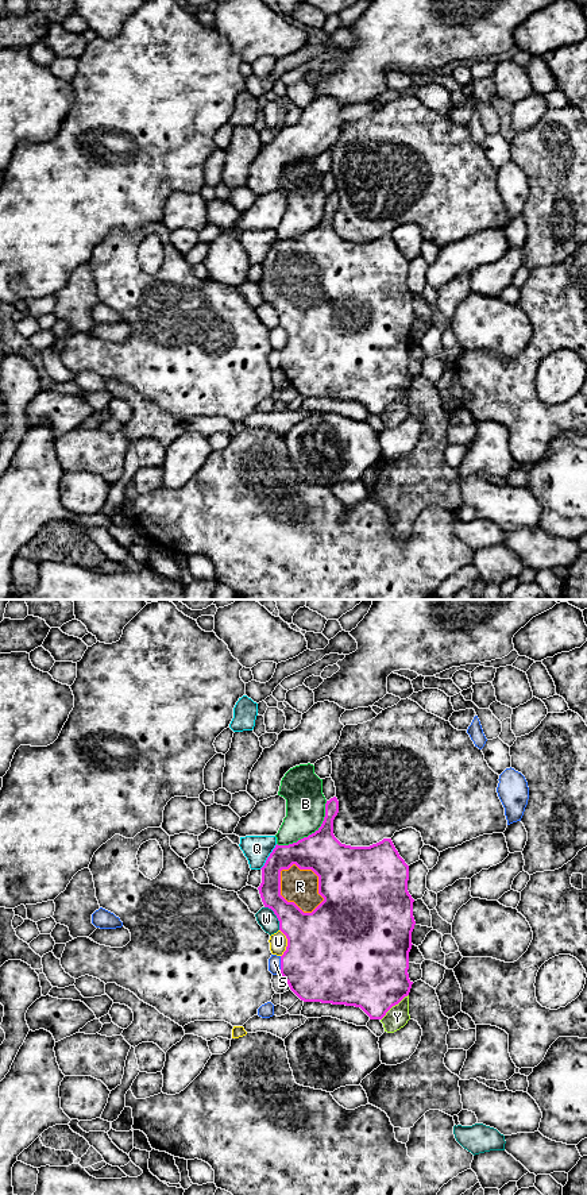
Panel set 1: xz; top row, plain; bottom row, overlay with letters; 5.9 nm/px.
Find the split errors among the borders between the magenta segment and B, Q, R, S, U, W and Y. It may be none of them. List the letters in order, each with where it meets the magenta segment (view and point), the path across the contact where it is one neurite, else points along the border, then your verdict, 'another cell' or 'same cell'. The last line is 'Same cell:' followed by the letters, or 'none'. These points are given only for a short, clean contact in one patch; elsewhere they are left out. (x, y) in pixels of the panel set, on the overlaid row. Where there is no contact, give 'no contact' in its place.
B: xz (312, 833) | another cell
Q: xz (269, 856) | another cell
R: xz (319, 883) | same cell
S: xz (281, 964) | another cell
U: xz (288, 943) | another cell
W: xz (277, 917) | another cell
Y: xz (393, 1005) | another cell
Same cell: R

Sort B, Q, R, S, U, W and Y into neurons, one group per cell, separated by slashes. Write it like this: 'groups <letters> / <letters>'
groups B / Q / R / S / U / W / Y

